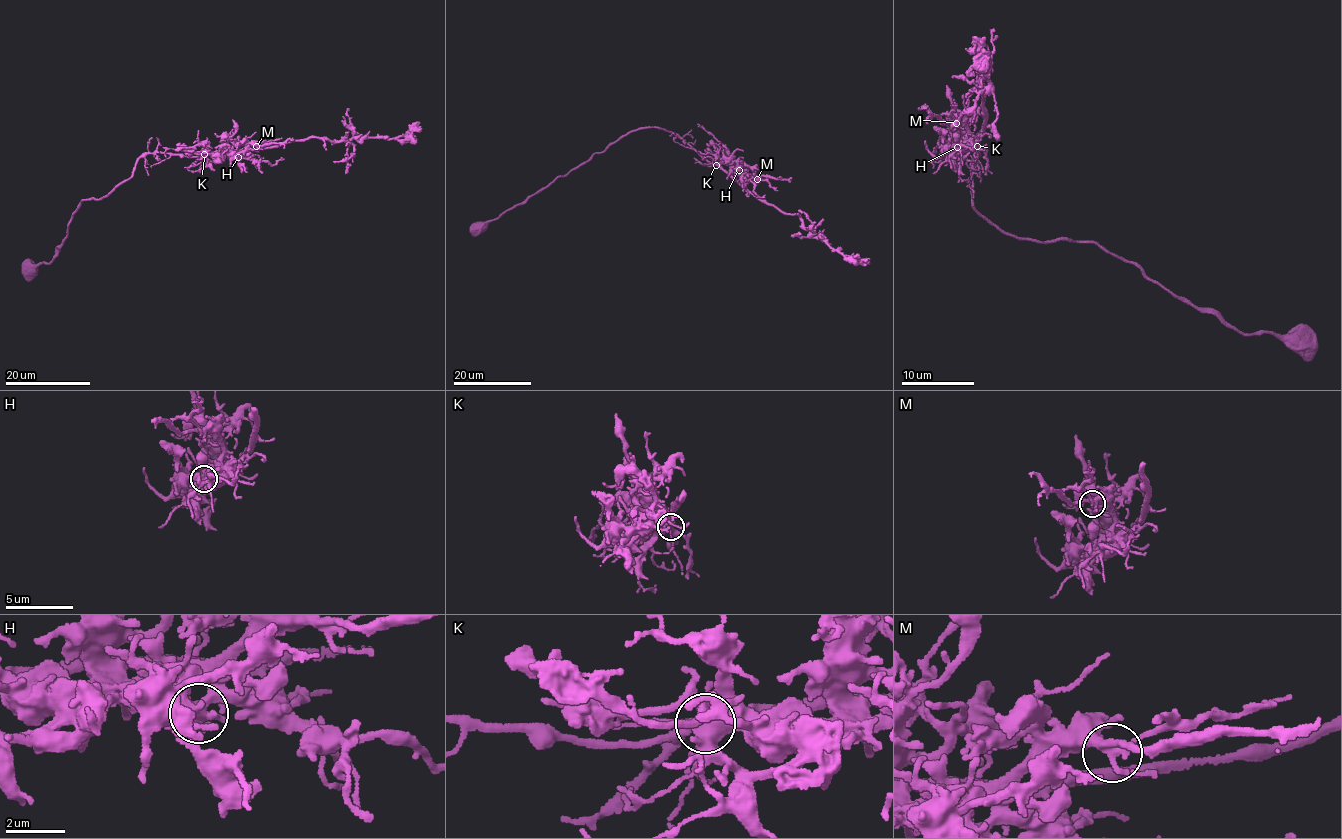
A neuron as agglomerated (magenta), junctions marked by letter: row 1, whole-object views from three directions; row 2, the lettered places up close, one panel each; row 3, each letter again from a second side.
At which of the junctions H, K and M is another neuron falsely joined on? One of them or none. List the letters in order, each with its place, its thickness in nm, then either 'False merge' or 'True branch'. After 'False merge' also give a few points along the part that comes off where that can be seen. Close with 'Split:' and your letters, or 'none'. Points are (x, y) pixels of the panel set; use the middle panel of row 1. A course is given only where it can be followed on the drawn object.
H: Place: (739, 170). Thickness 480 nm. True branch
K: Place: (716, 165). Thickness 320 nm. True branch
M: Place: (757, 179). Thickness 240 nm. True branch
Split: none

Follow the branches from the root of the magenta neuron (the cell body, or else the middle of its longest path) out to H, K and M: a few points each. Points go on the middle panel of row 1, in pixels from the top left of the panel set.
H: (682, 139), (708, 161), (727, 162), (739, 170)
K: (682, 139), (716, 164)
M: (682, 139), (708, 161), (726, 162), (739, 175), (757, 179)

